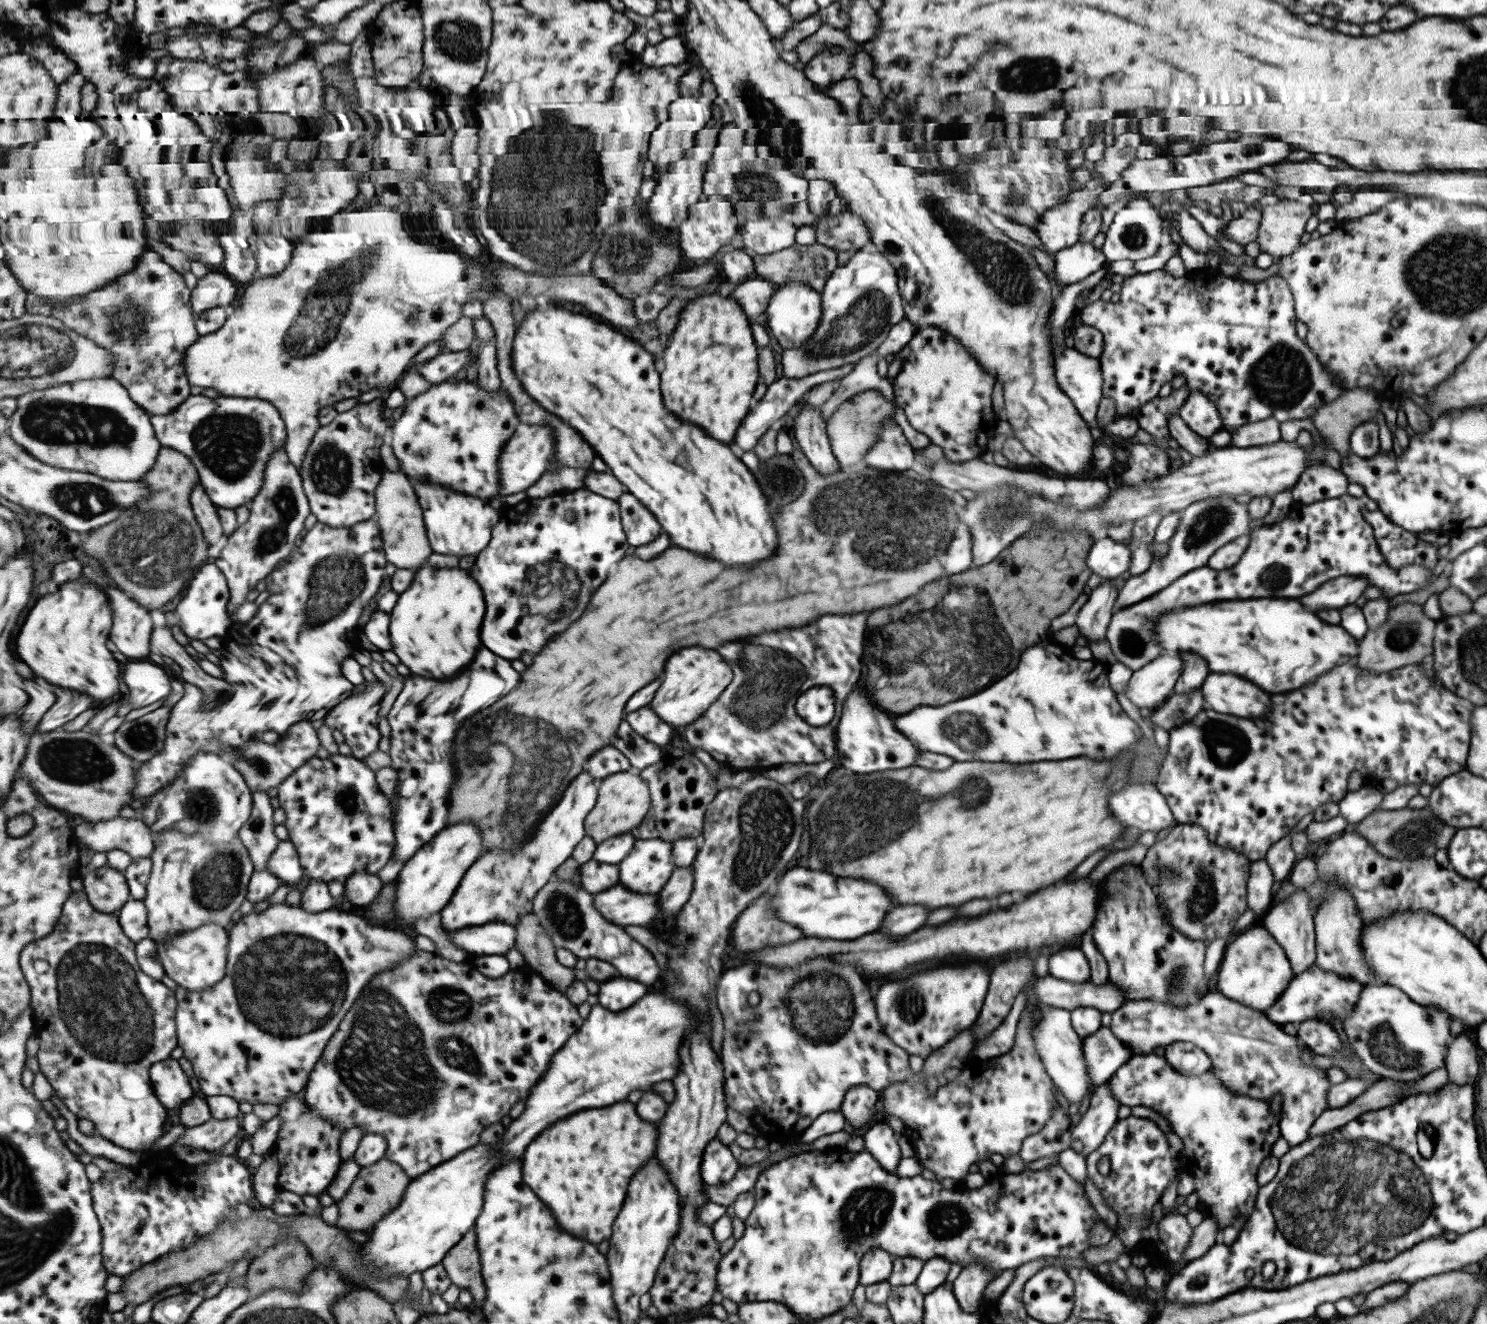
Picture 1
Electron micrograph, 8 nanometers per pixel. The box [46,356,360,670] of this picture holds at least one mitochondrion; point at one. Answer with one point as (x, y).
(152, 566)

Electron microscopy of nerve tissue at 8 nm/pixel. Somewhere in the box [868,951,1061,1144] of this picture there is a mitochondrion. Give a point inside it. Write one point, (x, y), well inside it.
(910, 1005)

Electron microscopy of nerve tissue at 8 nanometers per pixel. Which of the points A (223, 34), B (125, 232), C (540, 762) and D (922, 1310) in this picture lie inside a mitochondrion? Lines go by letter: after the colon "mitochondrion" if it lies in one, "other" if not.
A: other
B: other
C: mitochondrion
D: other

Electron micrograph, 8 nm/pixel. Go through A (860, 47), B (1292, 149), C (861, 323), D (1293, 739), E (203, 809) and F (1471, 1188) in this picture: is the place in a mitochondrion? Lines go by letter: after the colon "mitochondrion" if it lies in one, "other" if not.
A: other
B: other
C: mitochondrion
D: other
E: mitochondrion
F: other

